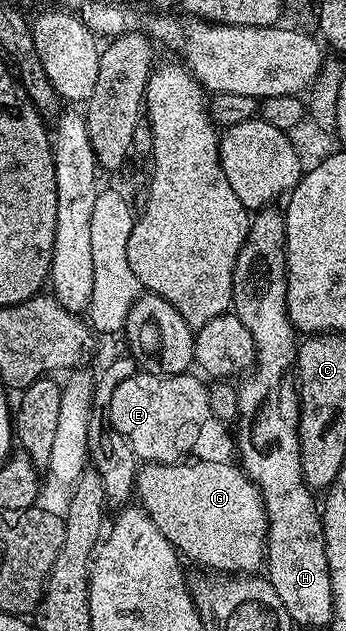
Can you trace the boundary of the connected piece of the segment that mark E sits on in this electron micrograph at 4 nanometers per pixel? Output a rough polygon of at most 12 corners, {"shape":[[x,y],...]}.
{"shape":[[193,372],[124,379],[109,424],[142,463],[194,449],[230,461],[236,441]]}

